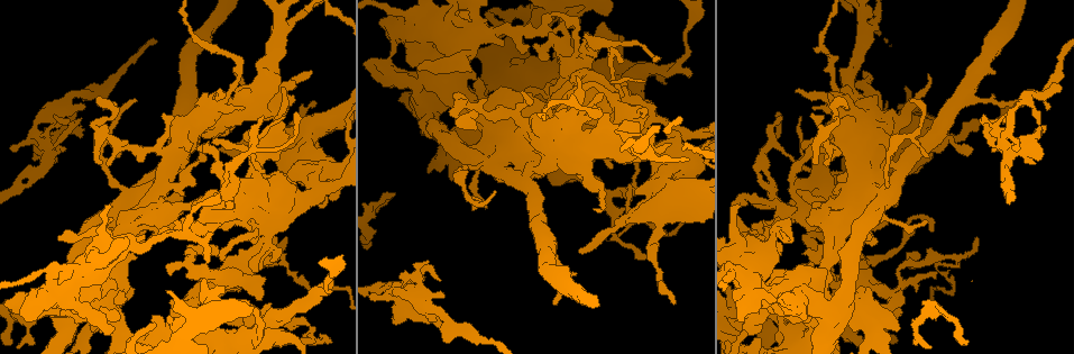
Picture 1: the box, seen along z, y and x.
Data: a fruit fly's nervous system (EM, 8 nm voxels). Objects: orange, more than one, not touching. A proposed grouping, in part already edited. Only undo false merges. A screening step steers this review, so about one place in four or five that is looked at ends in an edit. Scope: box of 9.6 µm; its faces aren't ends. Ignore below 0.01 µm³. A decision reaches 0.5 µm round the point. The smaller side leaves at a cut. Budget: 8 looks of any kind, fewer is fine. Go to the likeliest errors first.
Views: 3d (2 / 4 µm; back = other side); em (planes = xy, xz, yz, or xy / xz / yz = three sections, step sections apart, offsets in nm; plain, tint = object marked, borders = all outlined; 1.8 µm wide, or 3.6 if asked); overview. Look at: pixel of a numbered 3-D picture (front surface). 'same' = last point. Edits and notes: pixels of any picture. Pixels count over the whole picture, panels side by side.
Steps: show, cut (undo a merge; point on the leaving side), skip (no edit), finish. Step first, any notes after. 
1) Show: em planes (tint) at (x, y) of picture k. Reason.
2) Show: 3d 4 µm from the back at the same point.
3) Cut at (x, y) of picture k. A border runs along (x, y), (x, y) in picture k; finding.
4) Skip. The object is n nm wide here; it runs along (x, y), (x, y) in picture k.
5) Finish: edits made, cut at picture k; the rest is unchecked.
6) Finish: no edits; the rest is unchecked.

Show: em planes (tint) at (887, 291) of picture 1. Abrupt turn.

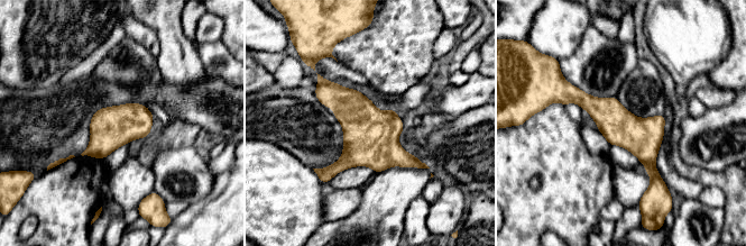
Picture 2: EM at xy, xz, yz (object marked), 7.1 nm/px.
Skip. It runs along (564, 90), (602, 110), (659, 180) in picture 2; one neuron here.

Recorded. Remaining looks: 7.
Show: em 3.6 µm xy step 8 (tint) at (829, 310) of picture 1. Abrupt turn.

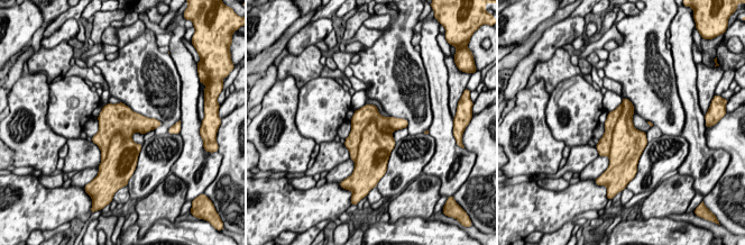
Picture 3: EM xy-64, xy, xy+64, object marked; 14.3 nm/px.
Show: em 3.6 µm yz step 16 (tint) at the same point. Cut it another way.

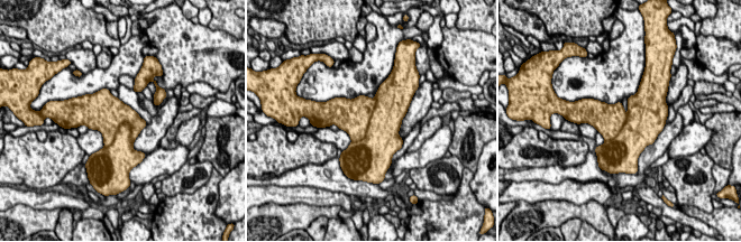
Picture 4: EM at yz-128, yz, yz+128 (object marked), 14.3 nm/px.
Skip. One neuron here.

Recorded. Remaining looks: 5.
Show: em 3.6 µm planes (tint) at (1014, 153) of picture 1. Two arms at a narrow angle.

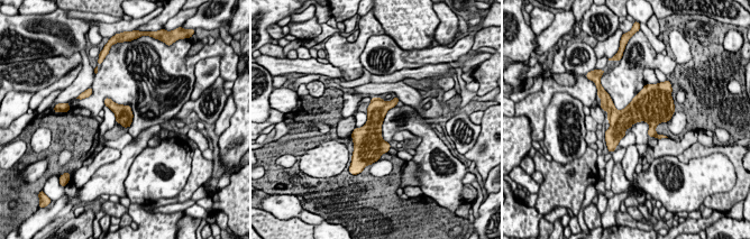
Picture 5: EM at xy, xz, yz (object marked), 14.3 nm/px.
Skip. Continuous, no second neuron.

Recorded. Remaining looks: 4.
Finish: no edits; the rest is unchecked.

